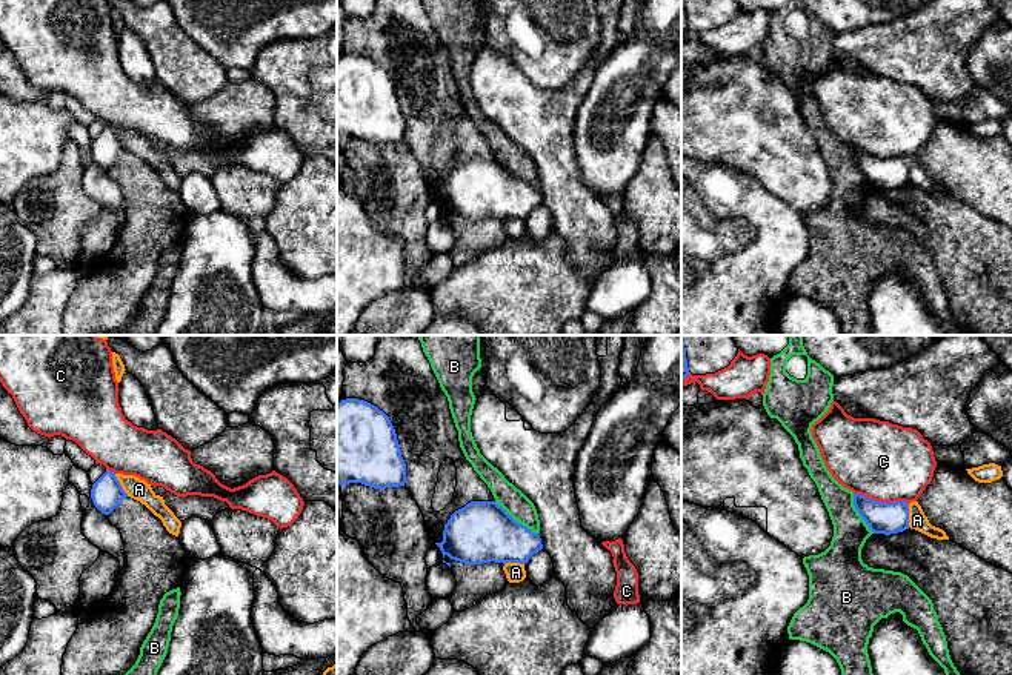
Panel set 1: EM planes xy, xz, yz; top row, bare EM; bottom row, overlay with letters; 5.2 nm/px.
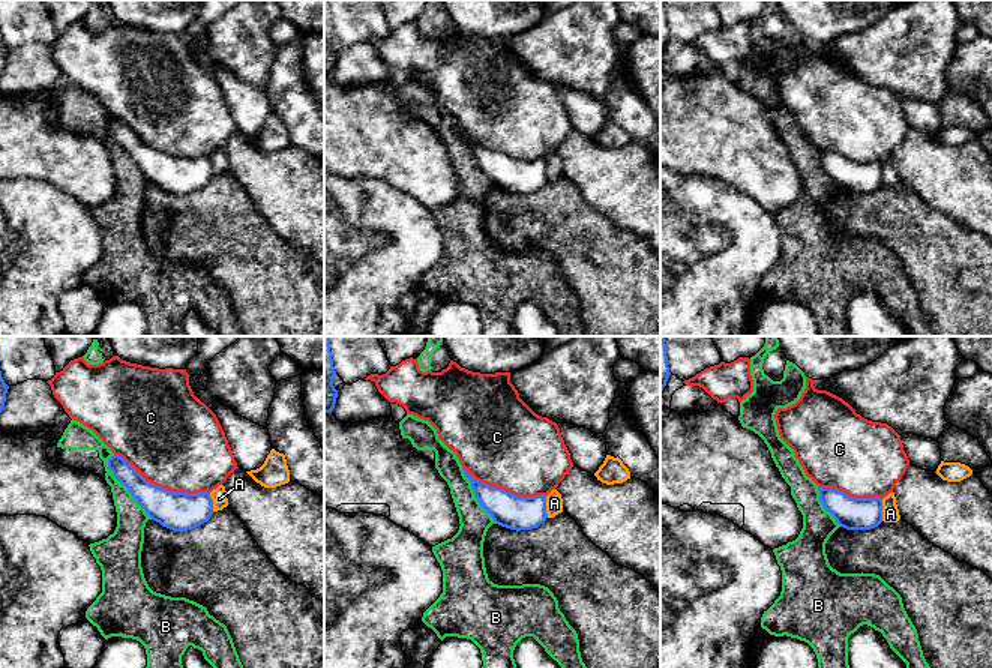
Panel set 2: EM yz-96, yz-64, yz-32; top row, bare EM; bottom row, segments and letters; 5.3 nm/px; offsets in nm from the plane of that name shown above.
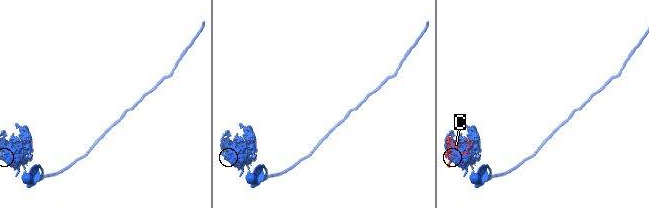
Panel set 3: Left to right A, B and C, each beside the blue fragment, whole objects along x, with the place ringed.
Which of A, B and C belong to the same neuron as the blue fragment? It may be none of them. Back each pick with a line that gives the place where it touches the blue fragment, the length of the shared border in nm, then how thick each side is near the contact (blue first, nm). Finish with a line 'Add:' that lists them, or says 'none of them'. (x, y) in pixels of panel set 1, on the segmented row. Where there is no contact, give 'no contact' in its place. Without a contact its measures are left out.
Add: none of them

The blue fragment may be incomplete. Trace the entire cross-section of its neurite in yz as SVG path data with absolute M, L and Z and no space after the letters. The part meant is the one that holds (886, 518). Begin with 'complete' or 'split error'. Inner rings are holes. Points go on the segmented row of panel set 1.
complete; M854 494L854 506L874 534L898 534L909 529L909 503L881 503Z

